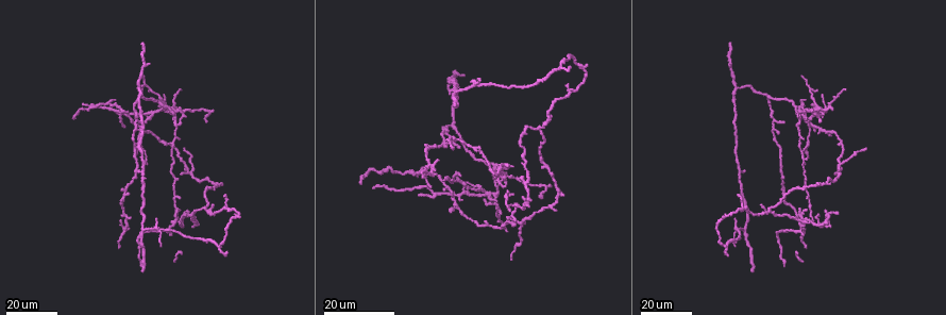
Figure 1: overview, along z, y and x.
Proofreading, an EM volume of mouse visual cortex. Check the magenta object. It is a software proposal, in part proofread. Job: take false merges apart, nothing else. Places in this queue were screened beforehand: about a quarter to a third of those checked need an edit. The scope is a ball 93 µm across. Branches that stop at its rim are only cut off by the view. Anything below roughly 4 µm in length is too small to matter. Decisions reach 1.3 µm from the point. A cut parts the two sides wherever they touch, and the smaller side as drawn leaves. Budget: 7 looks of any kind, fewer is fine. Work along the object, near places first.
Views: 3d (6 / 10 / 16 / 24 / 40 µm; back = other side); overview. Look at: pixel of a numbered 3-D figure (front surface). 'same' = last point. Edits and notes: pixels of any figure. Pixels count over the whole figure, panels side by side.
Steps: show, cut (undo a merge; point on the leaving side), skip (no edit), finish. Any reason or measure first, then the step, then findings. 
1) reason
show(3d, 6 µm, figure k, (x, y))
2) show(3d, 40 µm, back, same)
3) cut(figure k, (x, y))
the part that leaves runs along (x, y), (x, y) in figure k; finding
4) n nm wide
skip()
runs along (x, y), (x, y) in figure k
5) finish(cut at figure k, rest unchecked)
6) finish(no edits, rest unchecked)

four or more arms meet
show(3d, 16 µm, figure 1, (809, 145))

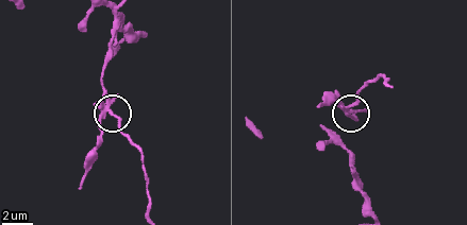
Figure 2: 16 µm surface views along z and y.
closer look
show(3d, 10 µm, figure 2, (109, 110))

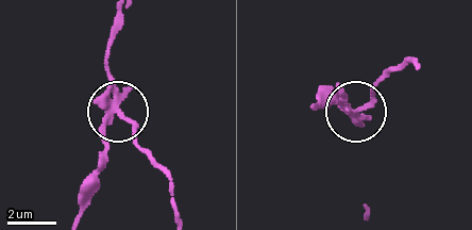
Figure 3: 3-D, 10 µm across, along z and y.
zoom in
show(3d, 6 µm, figure 3, (113, 111))

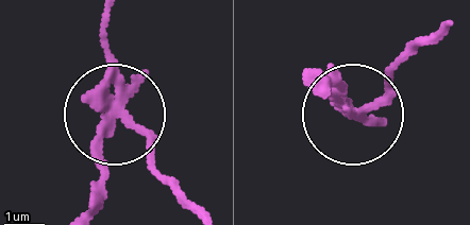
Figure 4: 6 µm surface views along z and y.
skip()
runs along (110, 17), (110, 128), (93, 196) in figure 4; one neuron here

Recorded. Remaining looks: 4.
show(3d, 16 µm, figure 1, (521, 223))

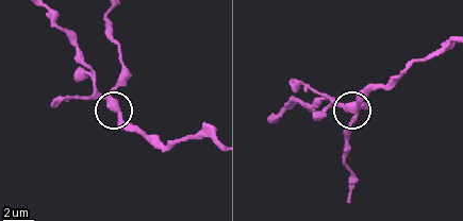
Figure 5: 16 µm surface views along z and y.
show(3d, 10 µm, figure 5, (105, 96))

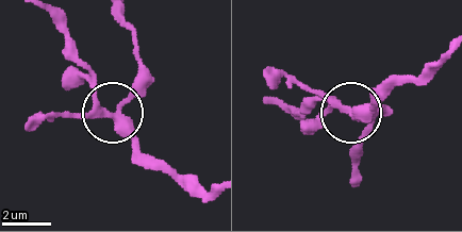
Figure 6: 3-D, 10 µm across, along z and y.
show(3d, 10 µm, back, figure 6, (111, 116))

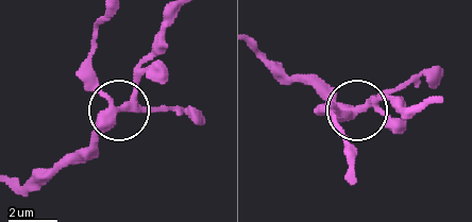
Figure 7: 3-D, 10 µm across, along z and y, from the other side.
4 arms
skip()
continuous, no second neuron

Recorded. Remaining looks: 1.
finish(no edits, rest unchecked)

